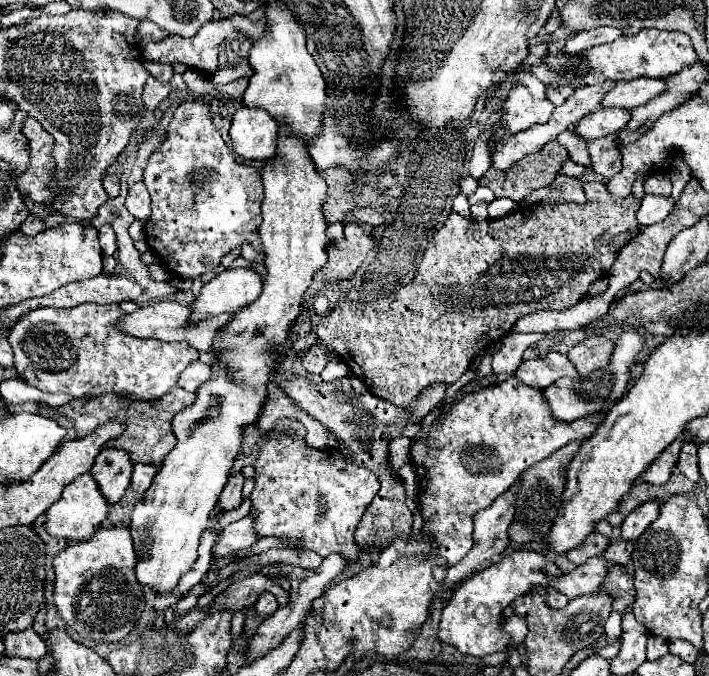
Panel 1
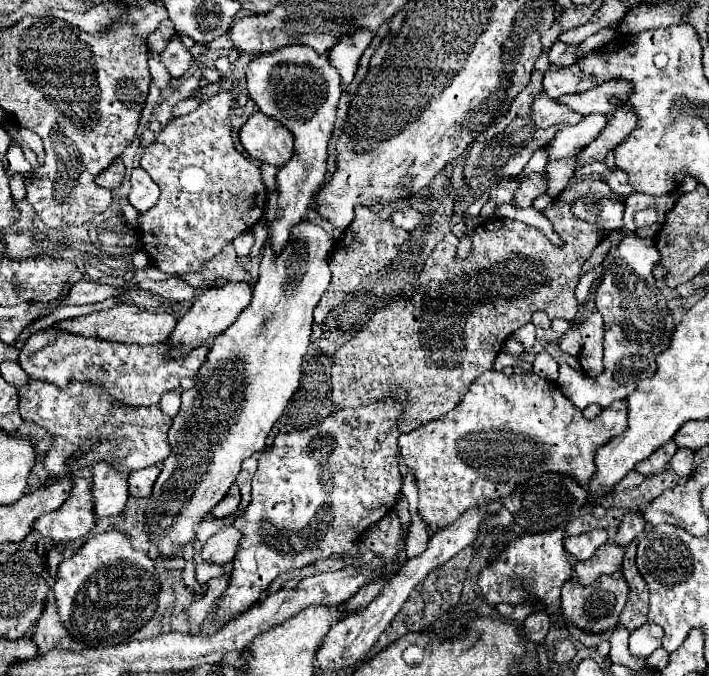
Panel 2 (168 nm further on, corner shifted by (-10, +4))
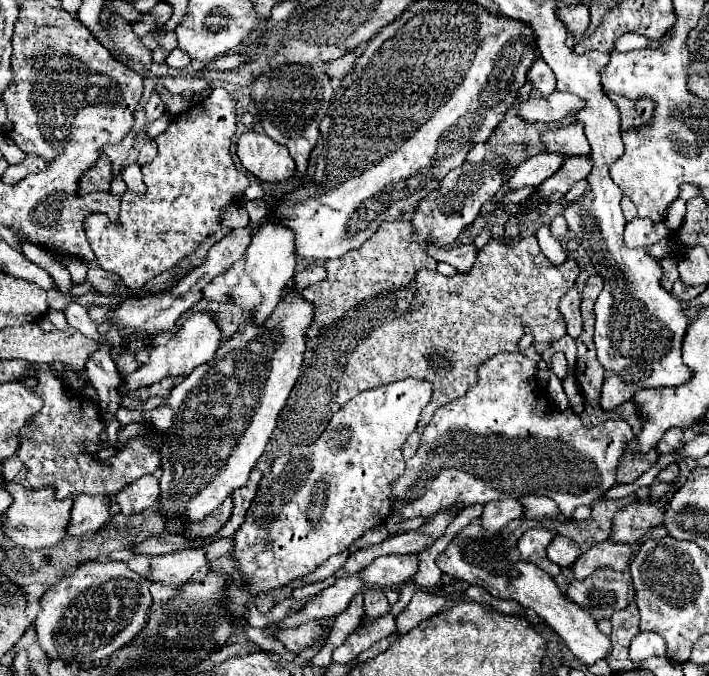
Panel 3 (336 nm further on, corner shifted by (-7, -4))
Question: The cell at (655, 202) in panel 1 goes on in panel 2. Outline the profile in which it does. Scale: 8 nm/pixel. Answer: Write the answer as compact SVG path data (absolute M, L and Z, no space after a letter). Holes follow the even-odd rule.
M646 208L642 212L636 212L634 220L636 220L636 226L652 226L658 222L658 214L656 214L656 210Z

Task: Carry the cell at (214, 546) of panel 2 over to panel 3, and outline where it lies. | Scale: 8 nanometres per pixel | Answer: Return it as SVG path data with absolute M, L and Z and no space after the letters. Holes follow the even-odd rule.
M185 548L179 552L153 556L149 560L149 566L151 566L151 572L147 578L151 582L181 586L191 578L203 574L209 568L209 562L205 558L203 548Z

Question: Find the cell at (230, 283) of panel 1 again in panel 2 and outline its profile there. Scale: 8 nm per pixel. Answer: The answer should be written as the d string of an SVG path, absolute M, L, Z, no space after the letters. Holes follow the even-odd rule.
M226 282L224 286L212 286L208 288L194 304L192 308L178 320L176 328L170 334L168 344L172 346L182 346L180 350L172 350L168 356L182 356L190 352L192 348L204 346L210 336L224 332L230 324L236 322L238 314L252 302L252 286L248 282Z

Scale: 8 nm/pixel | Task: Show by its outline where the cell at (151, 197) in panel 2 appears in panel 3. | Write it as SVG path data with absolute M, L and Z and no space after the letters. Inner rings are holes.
M129 164L123 168L123 180L127 182L127 188L131 192L145 192L145 184L141 180L141 168L139 164Z

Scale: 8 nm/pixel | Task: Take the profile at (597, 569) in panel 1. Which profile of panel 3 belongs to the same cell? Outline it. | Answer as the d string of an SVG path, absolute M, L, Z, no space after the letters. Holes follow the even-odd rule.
M605 540L601 544L595 544L591 546L587 552L583 552L575 566L573 566L573 572L575 572L575 578L583 580L587 576L591 576L597 568L613 568L617 572L623 572L629 568L629 562L631 562L631 544L617 544L613 540Z

